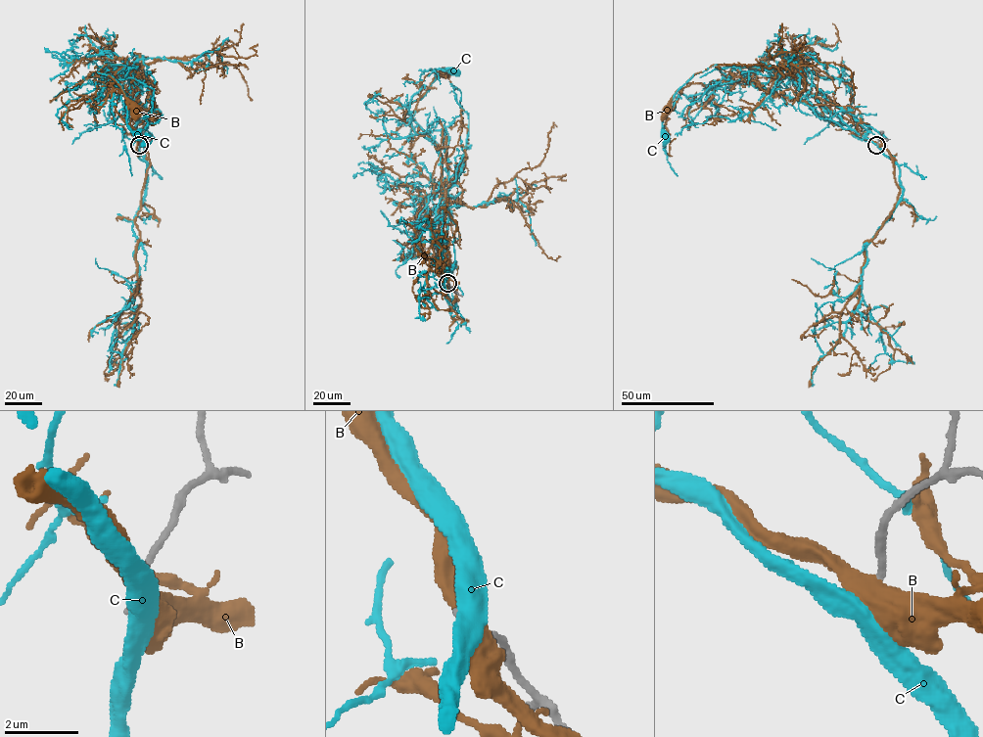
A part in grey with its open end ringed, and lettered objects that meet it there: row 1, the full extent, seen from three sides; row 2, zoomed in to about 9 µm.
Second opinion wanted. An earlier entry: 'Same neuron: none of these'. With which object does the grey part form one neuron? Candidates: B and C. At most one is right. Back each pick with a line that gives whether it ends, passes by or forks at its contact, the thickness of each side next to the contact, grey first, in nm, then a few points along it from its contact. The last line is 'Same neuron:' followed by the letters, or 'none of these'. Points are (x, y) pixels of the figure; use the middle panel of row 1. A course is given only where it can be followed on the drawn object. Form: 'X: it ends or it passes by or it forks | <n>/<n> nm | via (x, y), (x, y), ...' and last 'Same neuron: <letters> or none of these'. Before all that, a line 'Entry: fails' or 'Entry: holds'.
Entry: holds
Same neuron: none of these

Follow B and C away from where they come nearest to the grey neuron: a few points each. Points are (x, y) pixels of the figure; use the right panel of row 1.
B: (877, 144), (829, 113), (799, 82), (754, 67), (733, 68), (717, 86), (687, 81), (669, 109)
C: (876, 145), (824, 110), (788, 74), (728, 65), (713, 65), (678, 90), (663, 116), (665, 137)

